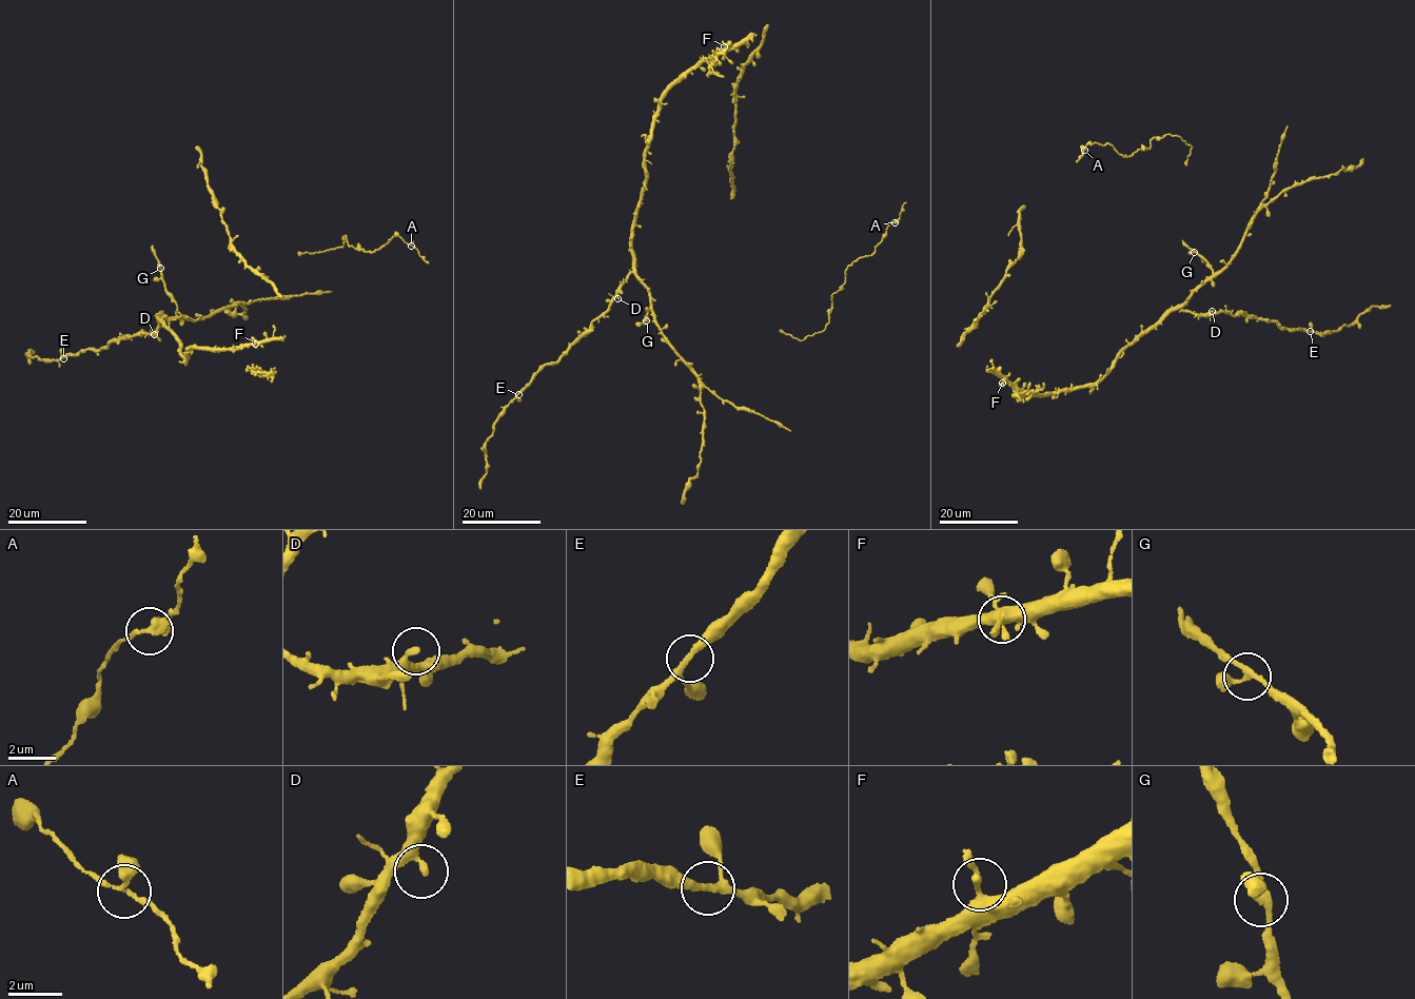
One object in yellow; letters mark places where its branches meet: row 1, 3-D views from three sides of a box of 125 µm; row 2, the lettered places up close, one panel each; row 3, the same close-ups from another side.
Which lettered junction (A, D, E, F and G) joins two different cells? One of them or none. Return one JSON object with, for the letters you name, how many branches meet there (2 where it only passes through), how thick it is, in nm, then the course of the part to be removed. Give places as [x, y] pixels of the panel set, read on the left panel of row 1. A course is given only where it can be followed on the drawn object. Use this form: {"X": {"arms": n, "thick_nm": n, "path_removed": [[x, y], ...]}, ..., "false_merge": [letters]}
{"false_merge": []}

